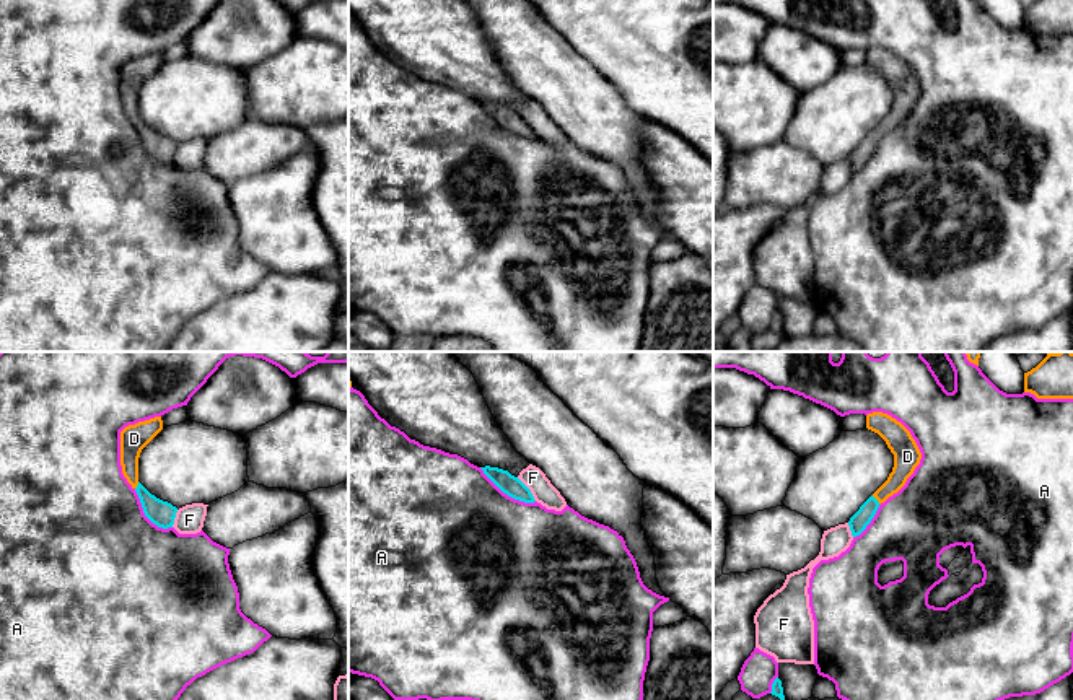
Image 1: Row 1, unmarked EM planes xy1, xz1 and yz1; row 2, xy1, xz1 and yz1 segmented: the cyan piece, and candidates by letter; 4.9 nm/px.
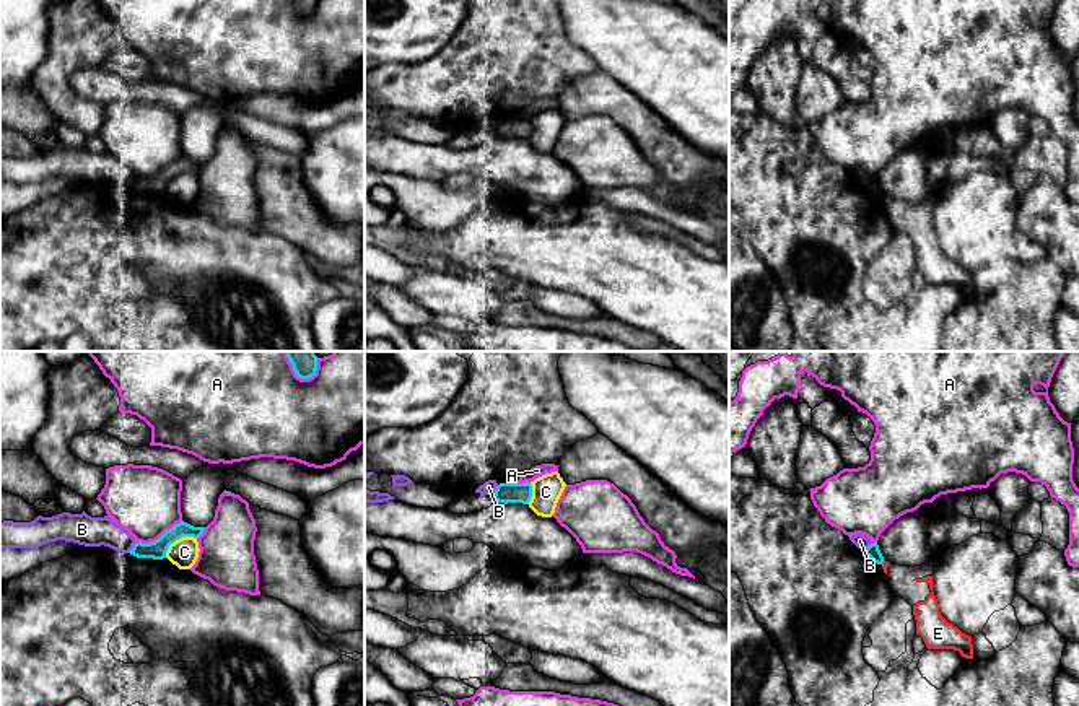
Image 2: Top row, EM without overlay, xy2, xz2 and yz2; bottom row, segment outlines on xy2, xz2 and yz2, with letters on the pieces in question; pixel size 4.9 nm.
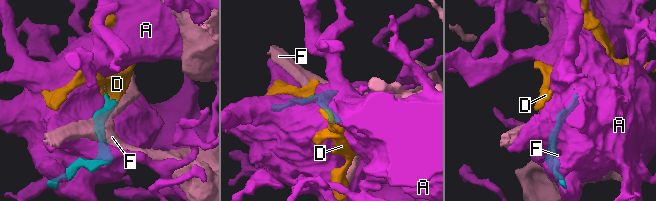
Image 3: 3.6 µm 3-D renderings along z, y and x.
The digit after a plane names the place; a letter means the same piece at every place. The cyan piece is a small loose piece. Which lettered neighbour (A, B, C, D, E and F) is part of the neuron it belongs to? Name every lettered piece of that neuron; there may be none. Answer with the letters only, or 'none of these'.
D

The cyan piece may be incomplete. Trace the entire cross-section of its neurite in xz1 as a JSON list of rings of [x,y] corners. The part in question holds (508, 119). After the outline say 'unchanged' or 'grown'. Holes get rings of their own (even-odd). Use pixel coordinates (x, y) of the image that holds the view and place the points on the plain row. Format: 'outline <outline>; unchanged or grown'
outline [[[490,101],[480,104],[508,132],[524,138],[536,137],[531,125],[518,112],[511,111],[508,106]]]; unchanged

